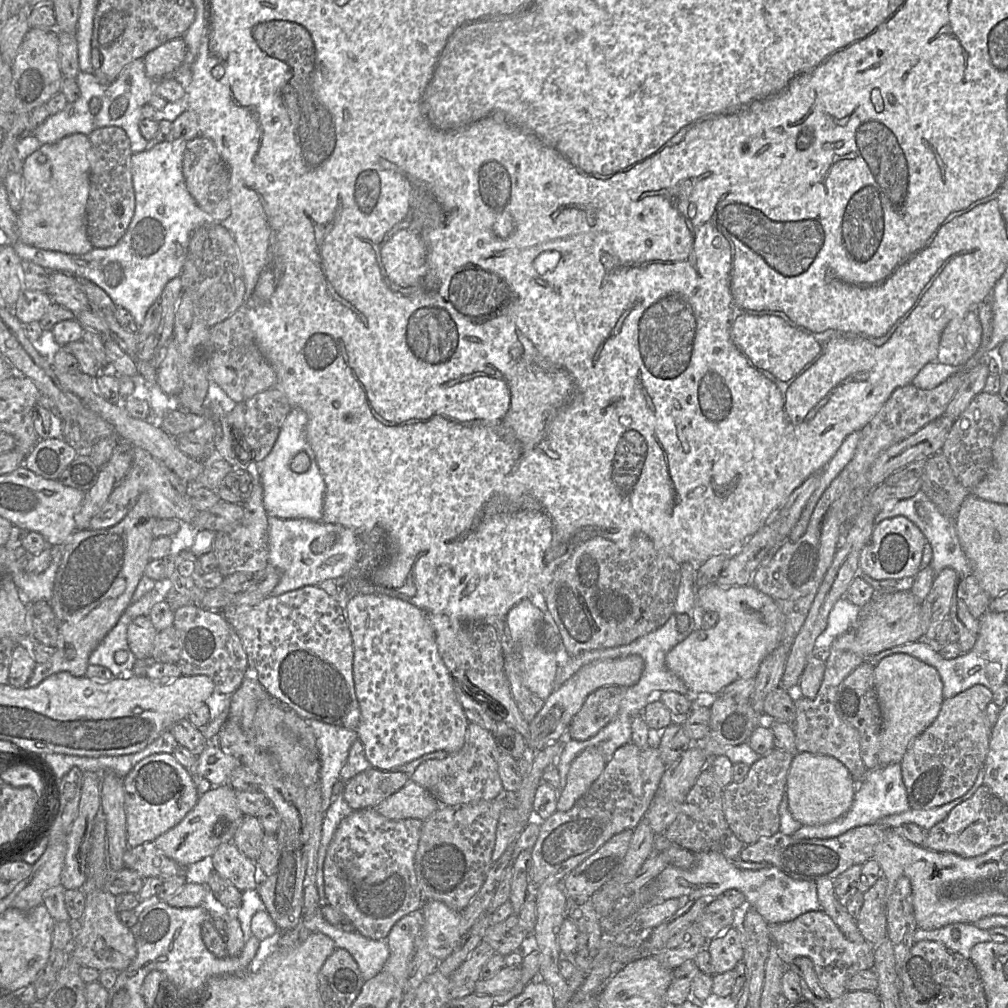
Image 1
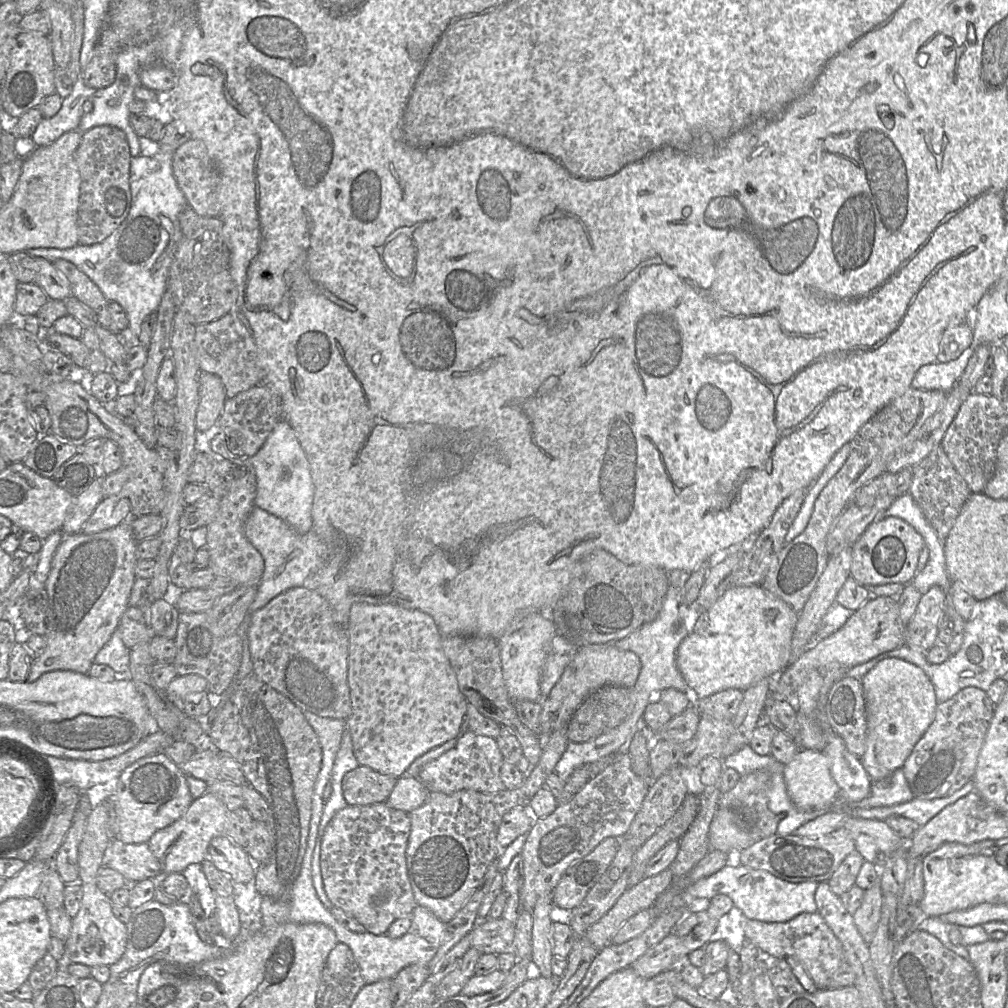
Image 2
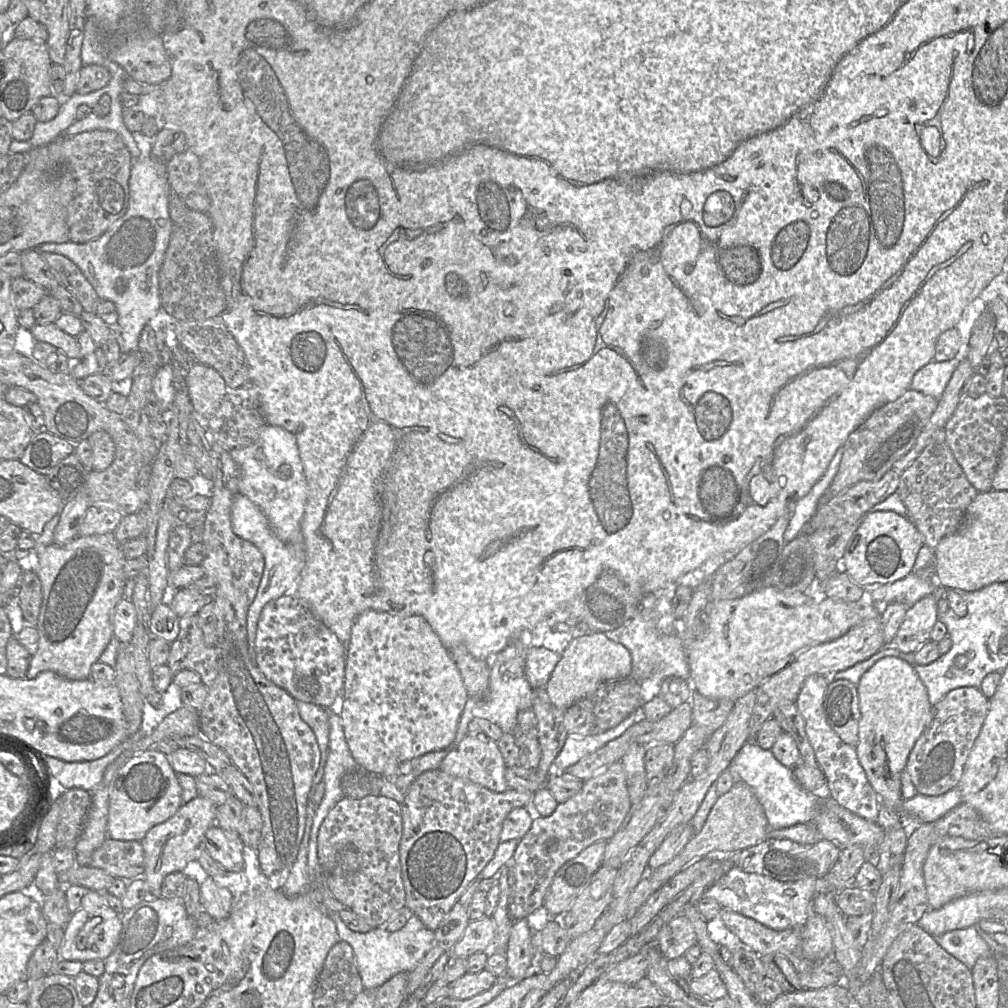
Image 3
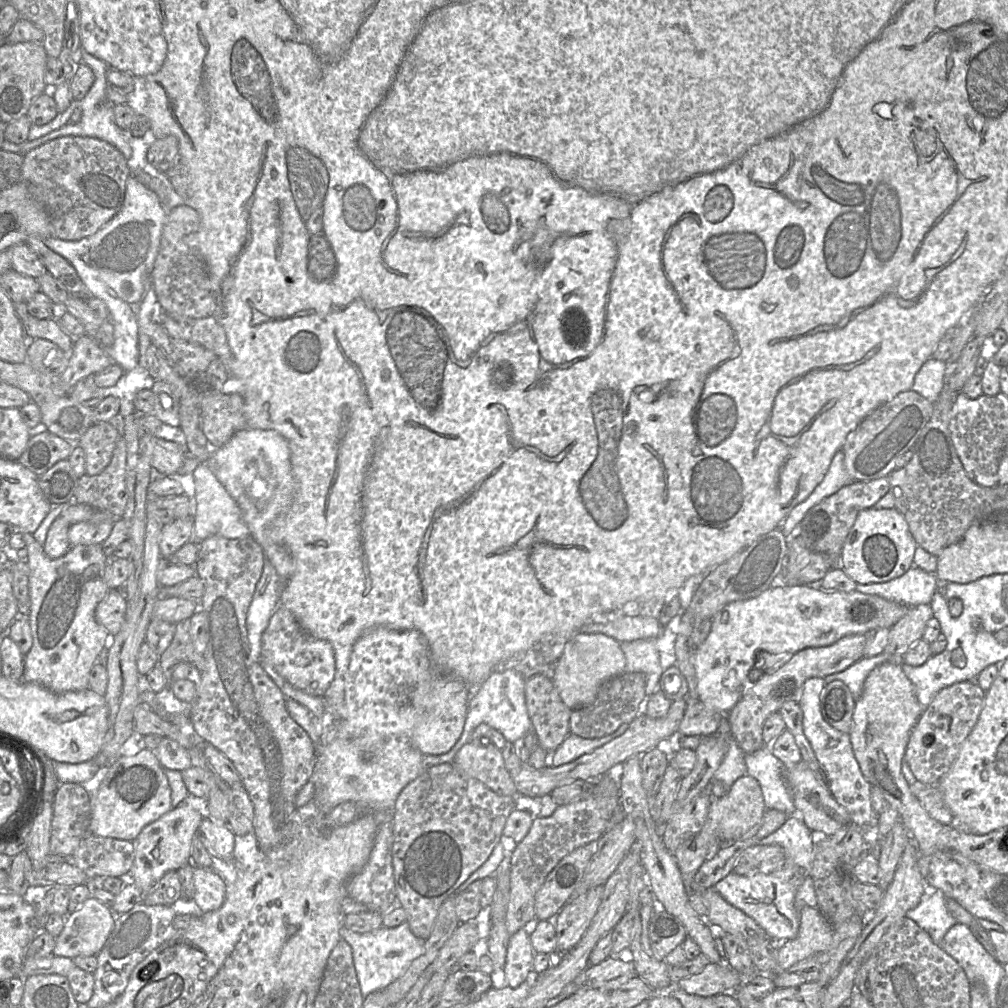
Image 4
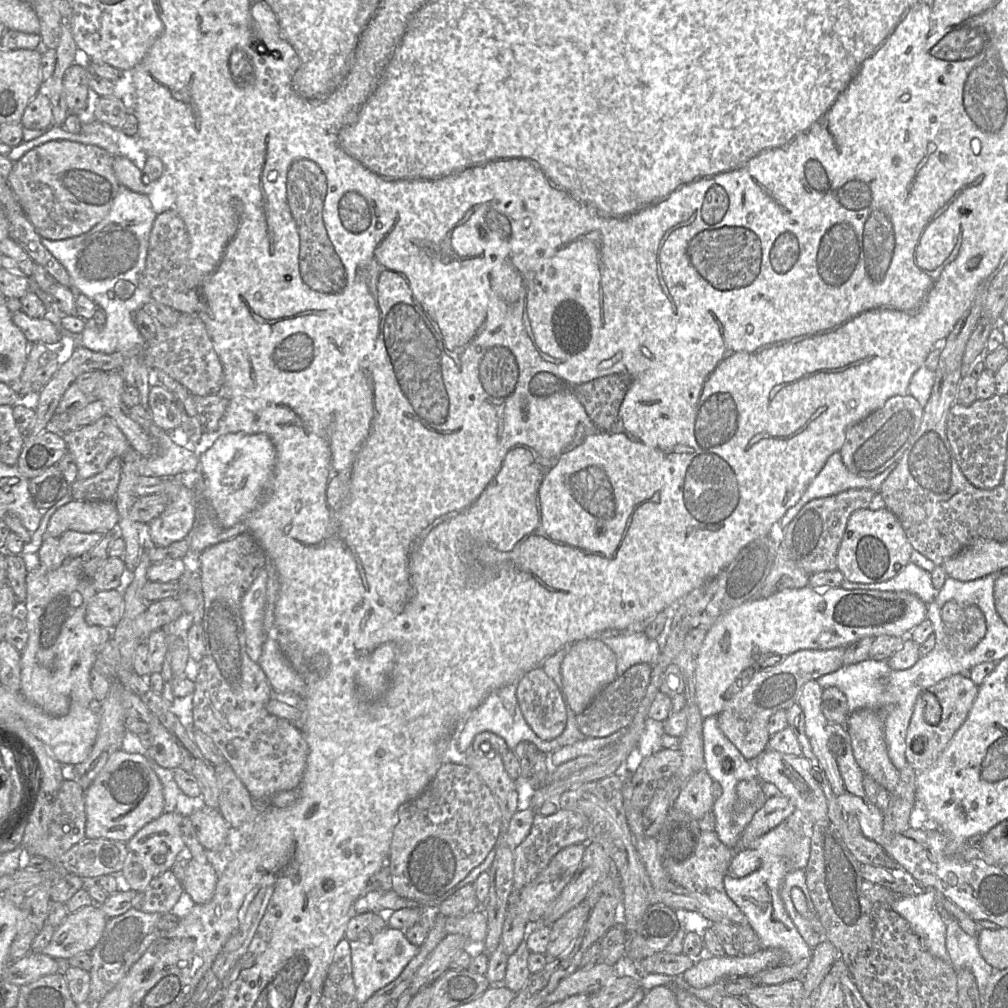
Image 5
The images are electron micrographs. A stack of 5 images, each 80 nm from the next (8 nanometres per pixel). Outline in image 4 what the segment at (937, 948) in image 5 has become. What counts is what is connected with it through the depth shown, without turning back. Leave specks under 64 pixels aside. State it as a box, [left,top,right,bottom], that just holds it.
[906,888,957,947]

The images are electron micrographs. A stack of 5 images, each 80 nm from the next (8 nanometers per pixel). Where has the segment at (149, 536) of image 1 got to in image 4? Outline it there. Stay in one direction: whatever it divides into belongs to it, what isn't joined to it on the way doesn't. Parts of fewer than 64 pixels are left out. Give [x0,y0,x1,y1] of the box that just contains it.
[17,528,112,694]

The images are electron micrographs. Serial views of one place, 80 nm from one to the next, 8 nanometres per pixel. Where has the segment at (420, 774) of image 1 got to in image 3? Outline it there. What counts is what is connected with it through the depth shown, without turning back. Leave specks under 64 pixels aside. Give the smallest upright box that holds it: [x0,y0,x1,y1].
[439,735,509,792]

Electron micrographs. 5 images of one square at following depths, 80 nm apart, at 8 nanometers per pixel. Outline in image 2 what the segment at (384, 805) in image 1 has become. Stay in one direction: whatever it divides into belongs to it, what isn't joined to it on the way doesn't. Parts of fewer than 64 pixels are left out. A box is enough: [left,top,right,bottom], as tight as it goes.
[385,774,429,814]

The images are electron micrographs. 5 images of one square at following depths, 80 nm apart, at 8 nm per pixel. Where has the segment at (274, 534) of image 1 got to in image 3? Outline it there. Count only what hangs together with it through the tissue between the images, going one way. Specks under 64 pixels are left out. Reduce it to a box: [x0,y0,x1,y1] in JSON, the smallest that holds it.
[231,494,305,663]

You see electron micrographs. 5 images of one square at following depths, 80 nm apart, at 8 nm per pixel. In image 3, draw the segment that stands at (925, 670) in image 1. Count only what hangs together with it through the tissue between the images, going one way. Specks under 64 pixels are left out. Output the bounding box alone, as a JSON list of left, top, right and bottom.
[855,656,933,829]

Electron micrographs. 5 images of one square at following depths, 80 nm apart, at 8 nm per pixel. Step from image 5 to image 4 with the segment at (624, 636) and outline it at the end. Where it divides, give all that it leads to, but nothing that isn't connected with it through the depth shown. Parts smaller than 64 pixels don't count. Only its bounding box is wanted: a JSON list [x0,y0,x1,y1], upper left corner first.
[620,639,663,696]

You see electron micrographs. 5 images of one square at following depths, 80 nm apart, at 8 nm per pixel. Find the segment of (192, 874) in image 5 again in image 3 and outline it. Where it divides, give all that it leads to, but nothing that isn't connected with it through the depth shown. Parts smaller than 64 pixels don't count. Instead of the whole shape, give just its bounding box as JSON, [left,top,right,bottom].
[200,876,233,920]

